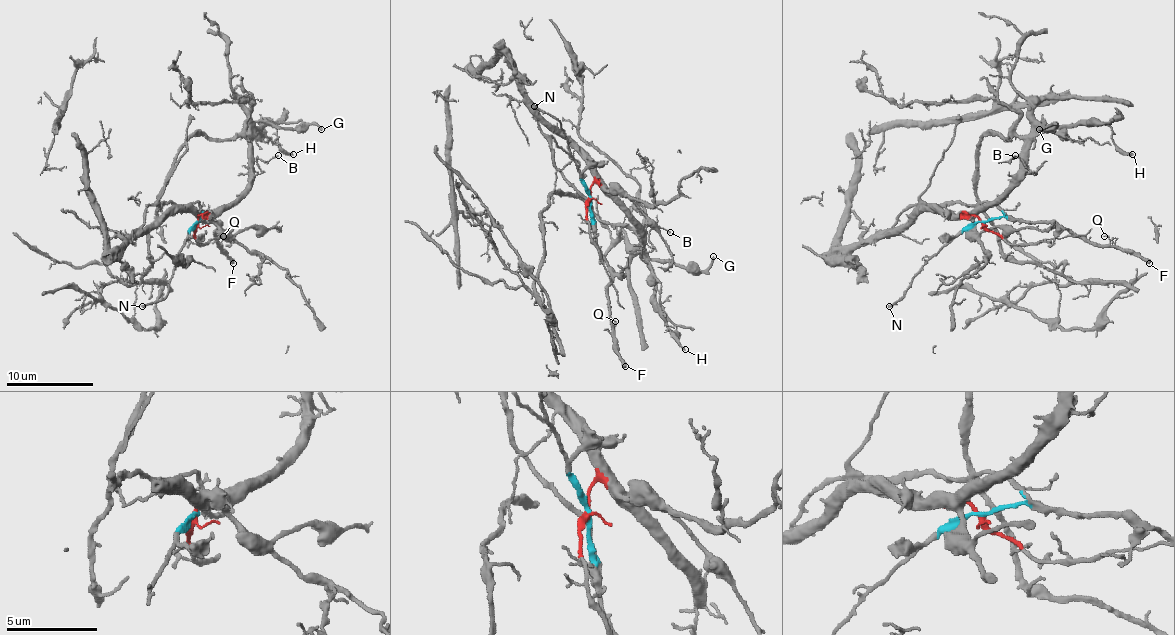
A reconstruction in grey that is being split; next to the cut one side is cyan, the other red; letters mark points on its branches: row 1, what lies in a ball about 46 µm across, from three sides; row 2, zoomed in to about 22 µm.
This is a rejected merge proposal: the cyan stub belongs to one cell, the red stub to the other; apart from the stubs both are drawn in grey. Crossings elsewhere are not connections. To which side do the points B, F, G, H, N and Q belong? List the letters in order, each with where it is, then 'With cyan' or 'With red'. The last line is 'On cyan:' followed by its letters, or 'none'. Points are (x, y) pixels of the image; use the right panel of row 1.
B: Place: (1015, 155). With red
F: Place: (1149, 263). With cyan
G: Place: (1039, 129). With red
H: Place: (1132, 154). With red
N: Place: (889, 306). With cyan
Q: Place: (1104, 236). With cyan
On cyan: F, N, Q

